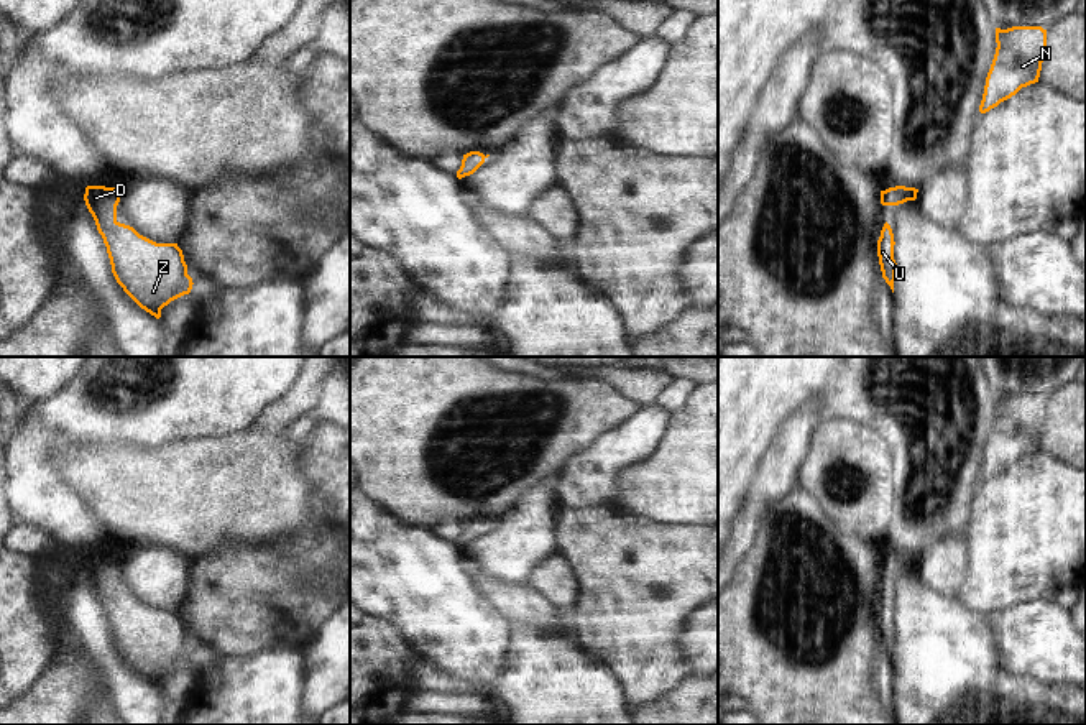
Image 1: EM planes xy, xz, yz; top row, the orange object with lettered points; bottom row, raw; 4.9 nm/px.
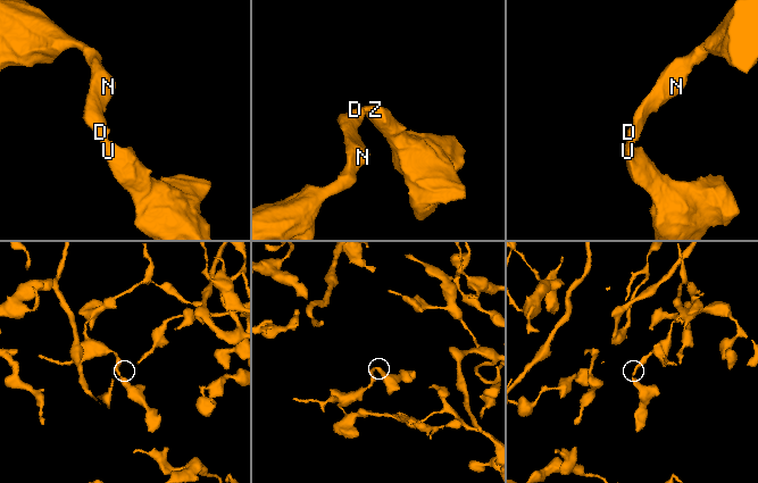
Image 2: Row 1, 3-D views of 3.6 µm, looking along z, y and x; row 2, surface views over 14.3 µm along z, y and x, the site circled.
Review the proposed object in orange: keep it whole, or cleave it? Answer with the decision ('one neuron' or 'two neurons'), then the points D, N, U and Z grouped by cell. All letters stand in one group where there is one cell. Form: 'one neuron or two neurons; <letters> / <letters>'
one neuron; D N U Z

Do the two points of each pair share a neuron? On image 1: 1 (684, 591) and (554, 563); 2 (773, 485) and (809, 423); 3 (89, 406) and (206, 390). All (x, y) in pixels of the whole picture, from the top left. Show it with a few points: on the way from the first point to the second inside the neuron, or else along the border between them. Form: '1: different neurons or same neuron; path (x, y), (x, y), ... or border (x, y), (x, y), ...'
1: different neurons; border (557, 551), (570, 567), (577, 584), (574, 604)
2: same neuron; path (779, 471), (794, 438)
3: same neuron; path (119, 406), (150, 405), (176, 390)

